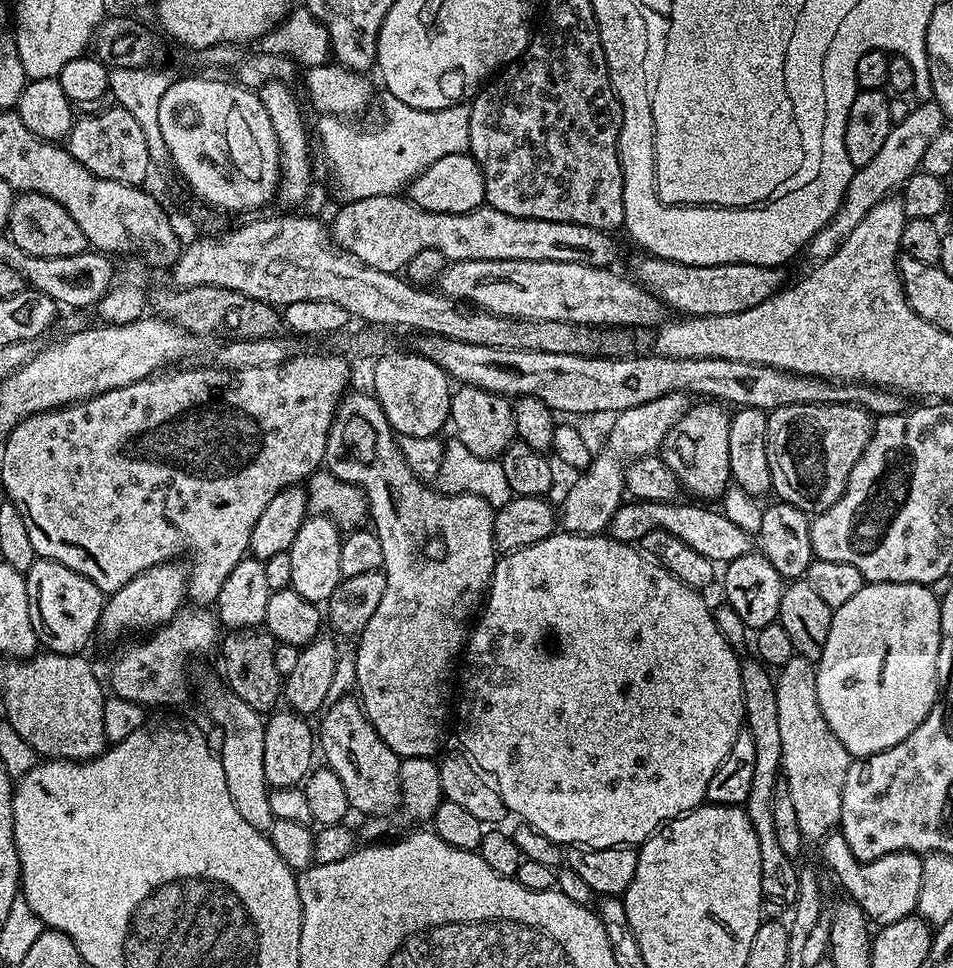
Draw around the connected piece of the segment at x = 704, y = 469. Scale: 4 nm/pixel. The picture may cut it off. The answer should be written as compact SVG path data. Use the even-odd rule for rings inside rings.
M696 402L689 407L678 422L666 434L663 444L660 445L658 453L665 466L676 475L677 482L680 483L681 489L685 493L689 492L689 497L701 496L701 501L712 502L712 499L723 497L724 491L730 486L730 438L728 437L729 413L716 402Z

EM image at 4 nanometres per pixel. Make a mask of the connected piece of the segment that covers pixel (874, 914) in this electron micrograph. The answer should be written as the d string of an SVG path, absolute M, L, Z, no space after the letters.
M849 848L839 851L830 853L824 862L846 890L845 895L859 905L871 923L884 927L916 912L924 881L924 863L917 853L895 852L882 858L860 861L854 858Z

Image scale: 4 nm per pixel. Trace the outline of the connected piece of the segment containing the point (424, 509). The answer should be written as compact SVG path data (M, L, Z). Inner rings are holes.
M365 391L366 393L354 392L345 395L344 399L336 407L336 413L326 438L326 454L324 455L323 467L331 472L332 475L337 476L342 482L355 484L357 488L363 491L364 499L368 501L368 516L370 517L370 524L371 520L373 524L371 524L371 527L376 533L378 542L382 542L382 558L384 559L382 571L386 578L386 591L382 594L382 602L378 602L378 610L374 610L374 614L370 617L370 622L366 622L366 626L360 631L357 639L357 678L354 688L358 693L358 699L364 708L366 718L374 726L374 730L378 732L382 742L386 742L386 746L390 746L390 750L394 750L396 755L401 758L409 756L427 756L432 758L437 755L435 752L439 750L440 739L444 736L444 719L447 716L449 719L450 716L450 704L448 708L448 679L452 676L452 667L455 664L457 667L458 661L461 659L470 631L470 621L473 619L477 609L481 607L488 585L492 583L492 572L496 569L498 549L496 547L496 535L494 534L494 510L486 501L474 494L447 496L437 492L435 487L429 486L425 481L420 480L412 473L406 458L400 452L398 437L392 431L392 427L388 425L386 414L380 408L375 395L369 394L367 391Z

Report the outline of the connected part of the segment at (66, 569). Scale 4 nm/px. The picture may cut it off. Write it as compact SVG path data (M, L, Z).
M38 558L34 566L25 575L26 590L32 605L30 606L30 618L34 622L36 631L40 637L41 645L49 652L74 656L85 651L84 647L92 640L92 635L97 635L100 626L100 615L104 609L105 593L92 580L88 580L82 574L70 570L70 566L62 566L56 560Z

